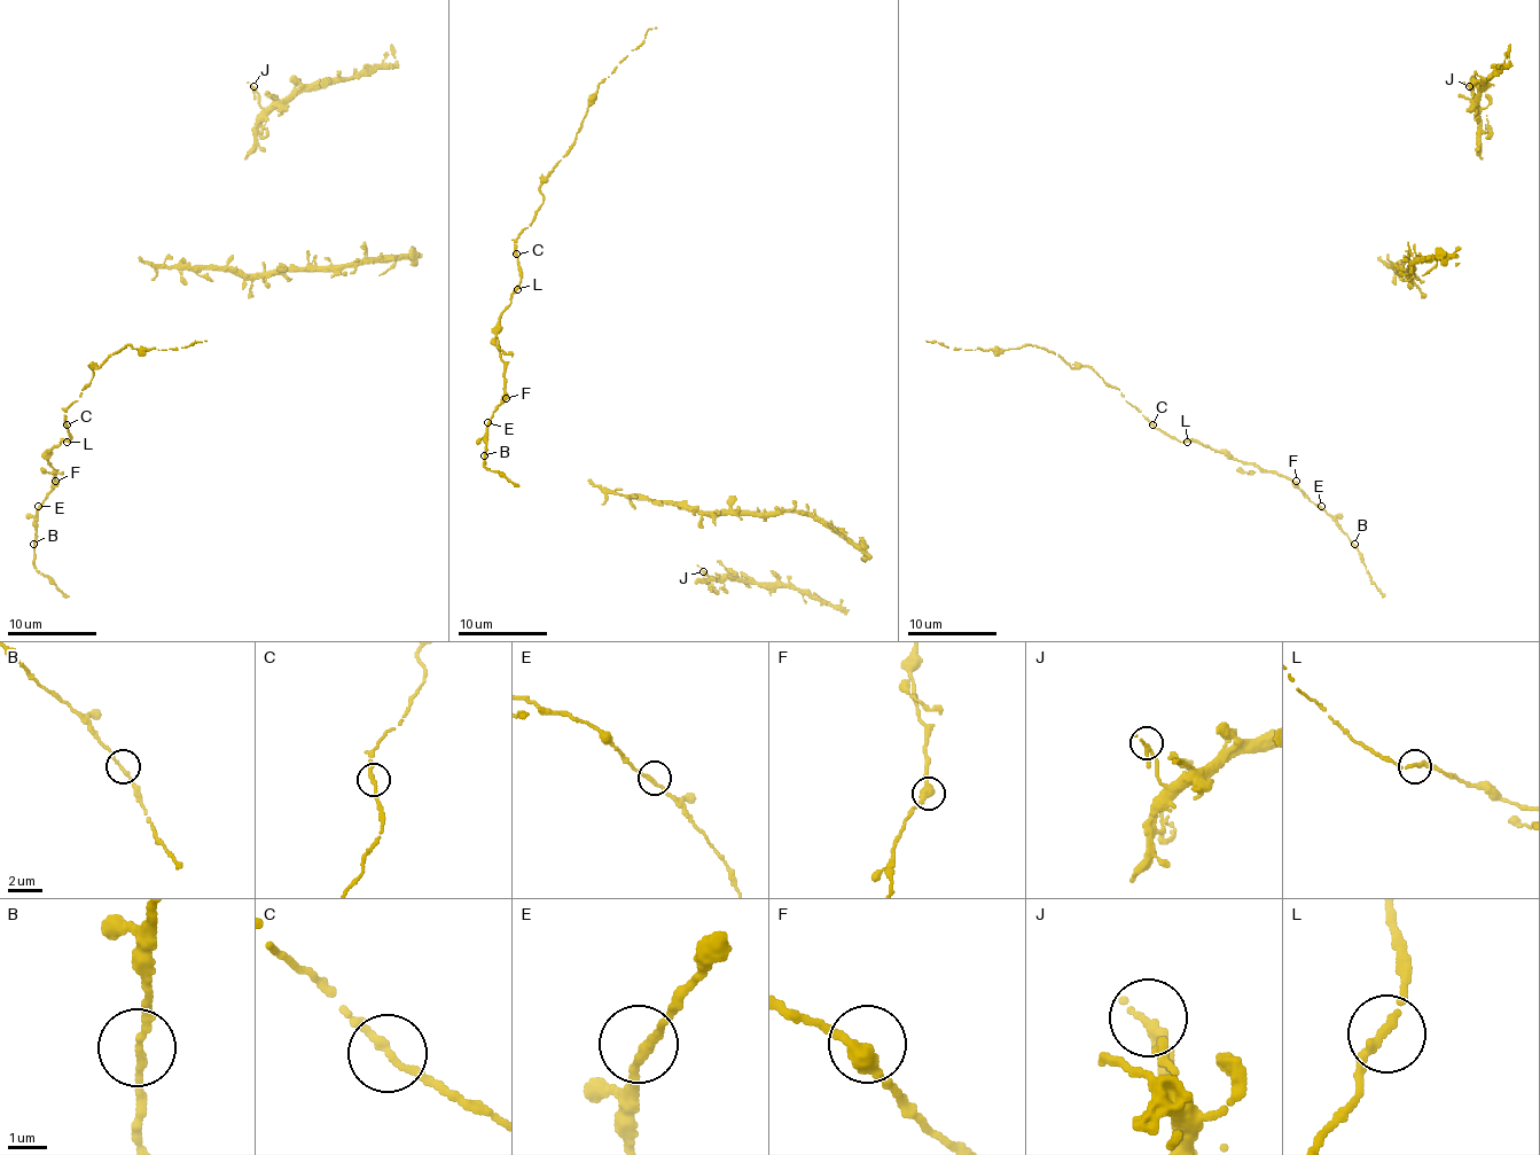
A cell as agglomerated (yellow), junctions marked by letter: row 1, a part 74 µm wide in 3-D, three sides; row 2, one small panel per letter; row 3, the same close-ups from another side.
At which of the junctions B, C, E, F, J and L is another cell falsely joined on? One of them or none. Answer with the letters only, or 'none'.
none

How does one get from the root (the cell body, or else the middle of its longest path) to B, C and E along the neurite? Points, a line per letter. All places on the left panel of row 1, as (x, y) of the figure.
B: (55, 481), (38, 510), (33, 544)
C: (55, 481), (47, 454), (62, 442), (71, 442), (67, 426)
E: (55, 481), (38, 506)

